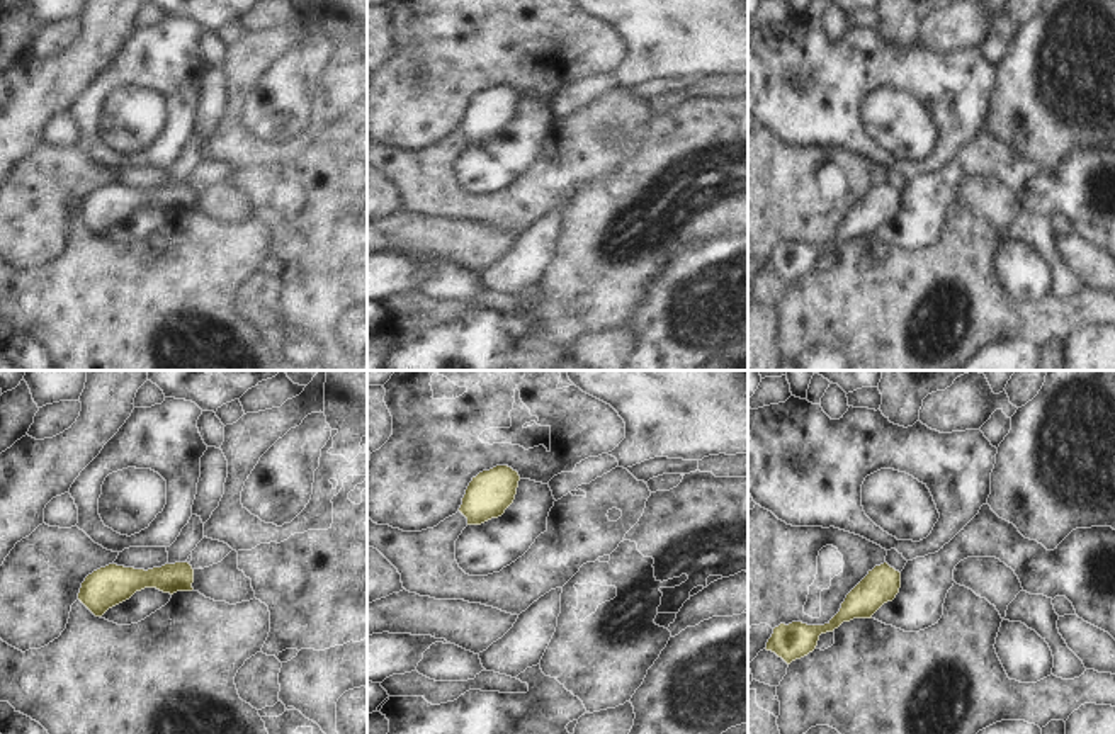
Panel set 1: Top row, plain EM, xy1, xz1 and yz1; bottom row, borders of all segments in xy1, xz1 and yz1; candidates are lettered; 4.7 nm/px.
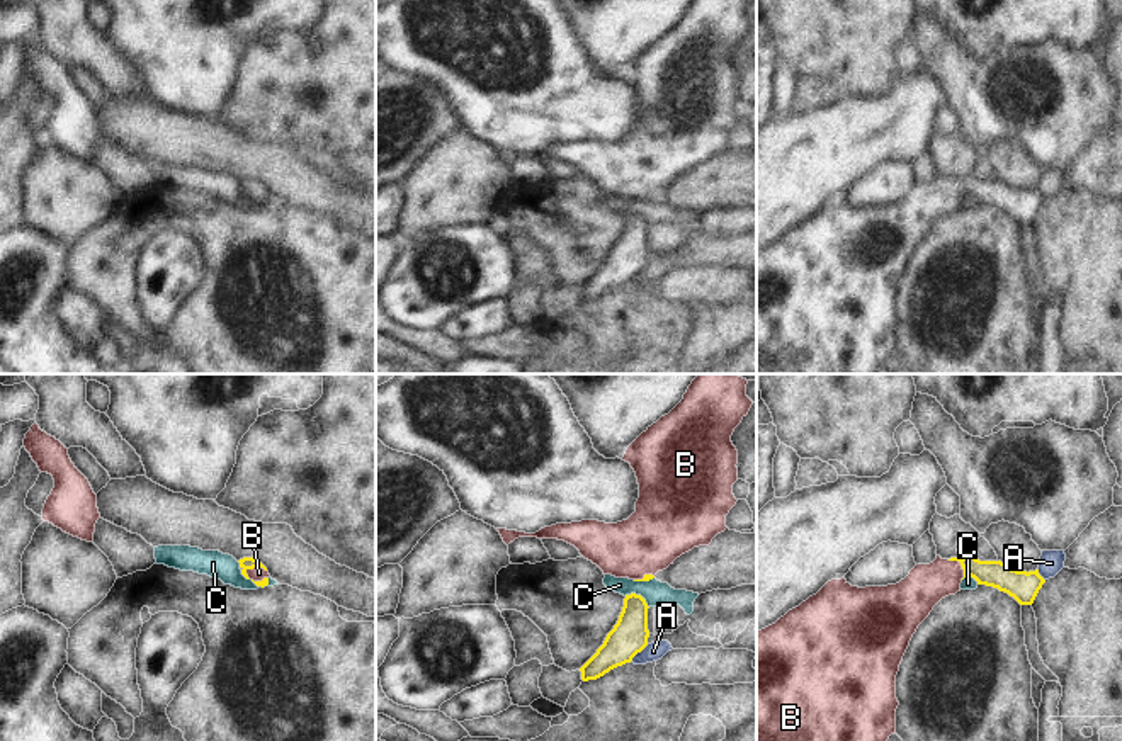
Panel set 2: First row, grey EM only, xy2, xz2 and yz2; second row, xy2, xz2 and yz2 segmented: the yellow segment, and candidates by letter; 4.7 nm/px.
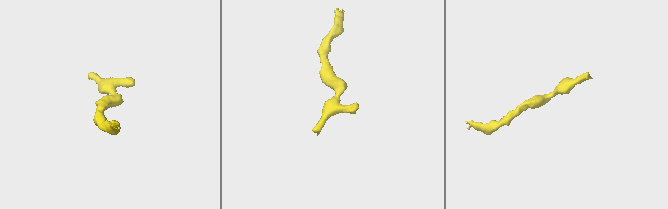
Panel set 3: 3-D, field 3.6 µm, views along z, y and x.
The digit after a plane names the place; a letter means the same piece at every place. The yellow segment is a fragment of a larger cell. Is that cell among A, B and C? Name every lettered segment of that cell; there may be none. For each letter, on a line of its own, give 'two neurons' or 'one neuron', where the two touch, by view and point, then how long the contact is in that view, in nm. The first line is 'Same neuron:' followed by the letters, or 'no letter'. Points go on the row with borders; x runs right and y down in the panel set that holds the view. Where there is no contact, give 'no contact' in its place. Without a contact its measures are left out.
Same neuron: B
A: two neurons | xz2 (638, 651) | 130 nm
B: one neuron | xy2 (252, 580) | 150 nm
C: two neurons | xz2 (638, 595) | 130 nm

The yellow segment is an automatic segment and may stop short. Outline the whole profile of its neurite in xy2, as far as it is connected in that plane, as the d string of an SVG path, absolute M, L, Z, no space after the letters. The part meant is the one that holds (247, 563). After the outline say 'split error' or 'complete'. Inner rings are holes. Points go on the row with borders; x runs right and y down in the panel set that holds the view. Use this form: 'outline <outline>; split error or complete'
outline M243 557L238 563L240 563L241 574L246 580L252 580L257 586L262 586L262 588L269 585L270 574L260 561L253 557Z; split error

